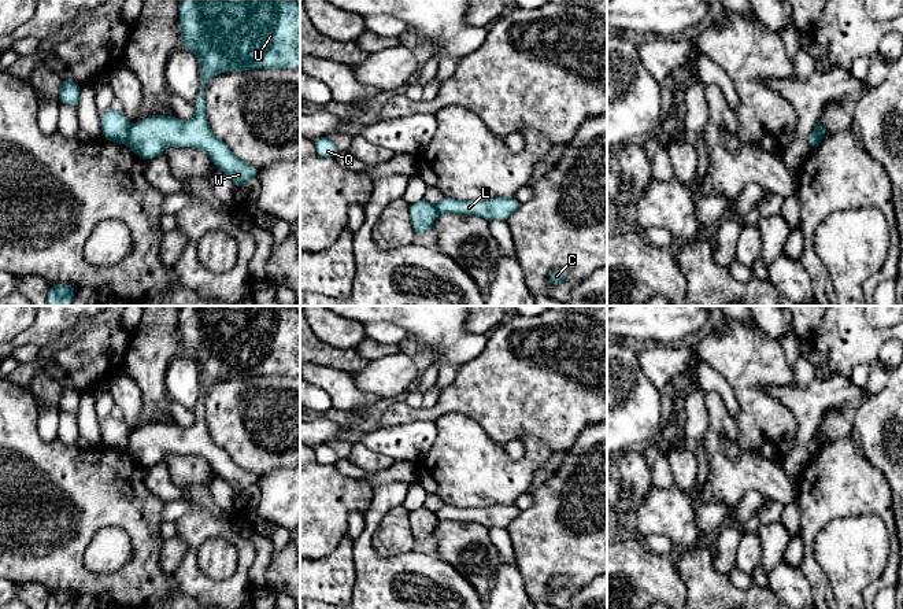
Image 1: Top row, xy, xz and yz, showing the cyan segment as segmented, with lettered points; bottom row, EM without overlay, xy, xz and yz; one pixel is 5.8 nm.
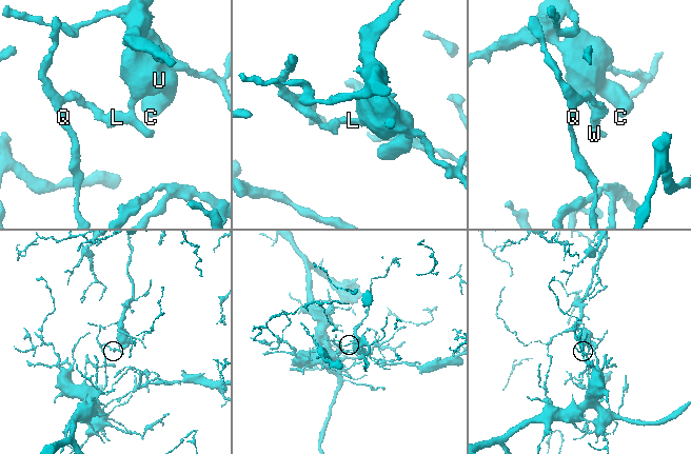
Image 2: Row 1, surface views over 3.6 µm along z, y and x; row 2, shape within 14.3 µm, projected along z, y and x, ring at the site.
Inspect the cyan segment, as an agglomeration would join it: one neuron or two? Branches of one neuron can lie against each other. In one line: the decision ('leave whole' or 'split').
split

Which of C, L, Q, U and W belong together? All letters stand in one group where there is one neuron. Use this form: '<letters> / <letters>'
C L U W / Q

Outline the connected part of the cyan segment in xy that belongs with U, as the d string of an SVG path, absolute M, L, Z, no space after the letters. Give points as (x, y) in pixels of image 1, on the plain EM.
M180 306L180 342L185 355L197 362L200 394L193 409L195 424L181 428L175 424L152 422L130 433L126 453L141 466L151 468L167 454L192 454L207 459L217 476L223 479L238 495L259 483L259 476L240 468L232 457L214 443L206 425L204 395L208 387L219 380L256 376L299 376L300 374L300 313L293 306Z

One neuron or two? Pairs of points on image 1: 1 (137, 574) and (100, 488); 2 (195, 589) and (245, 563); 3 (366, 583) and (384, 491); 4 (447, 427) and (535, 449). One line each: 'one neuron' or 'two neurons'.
1: one neuron
2: one neuron
3: one neuron
4: one neuron

